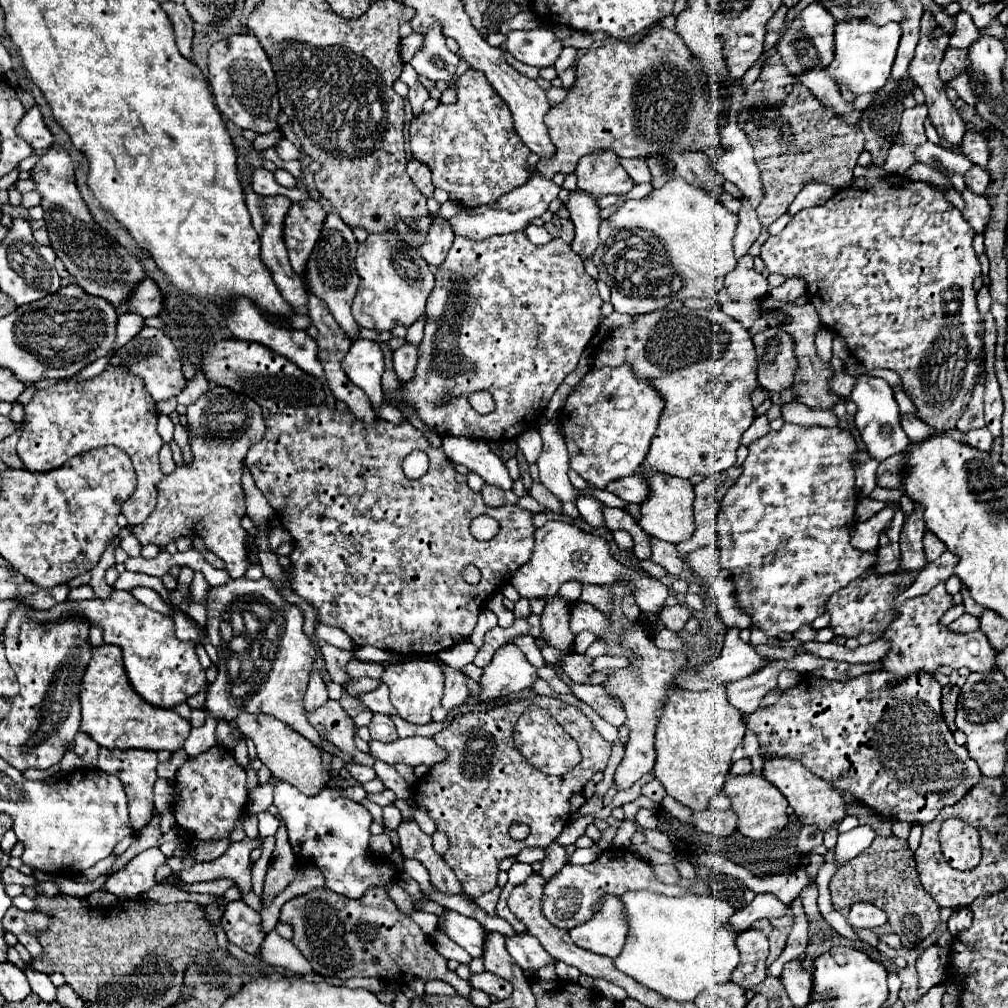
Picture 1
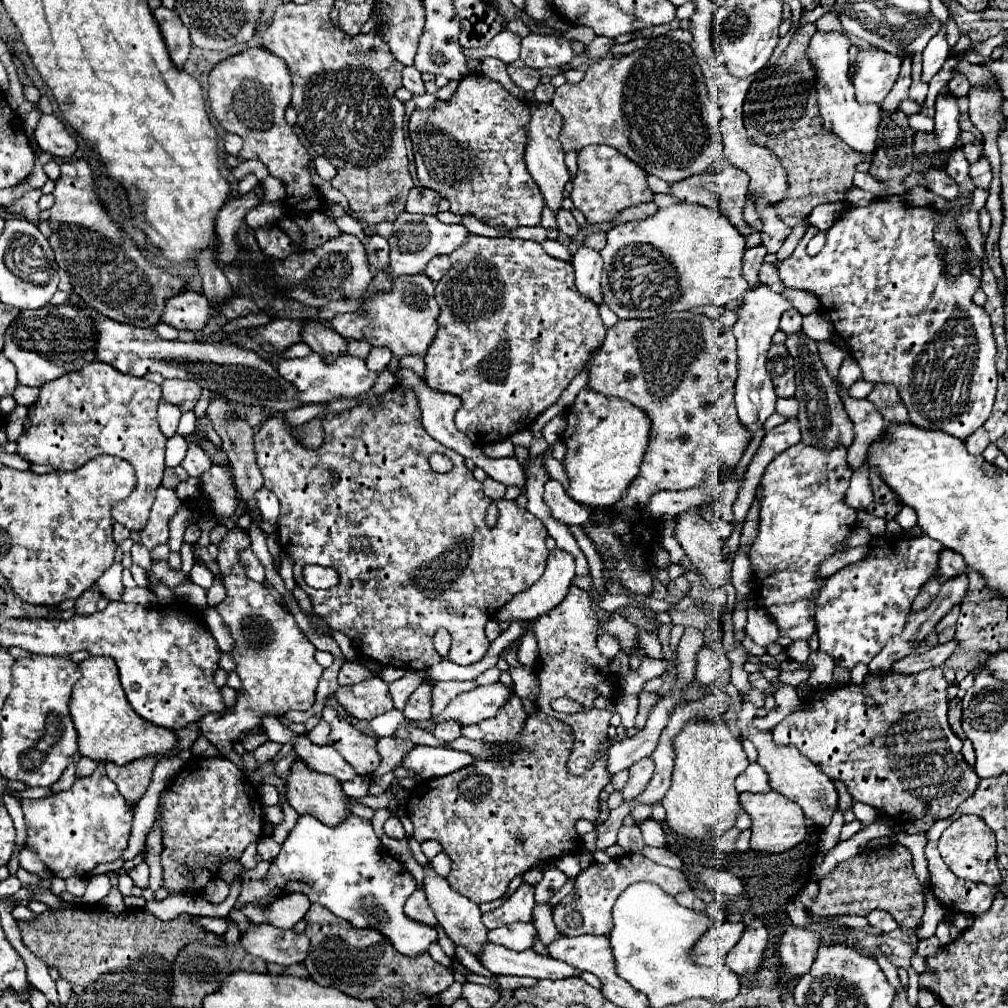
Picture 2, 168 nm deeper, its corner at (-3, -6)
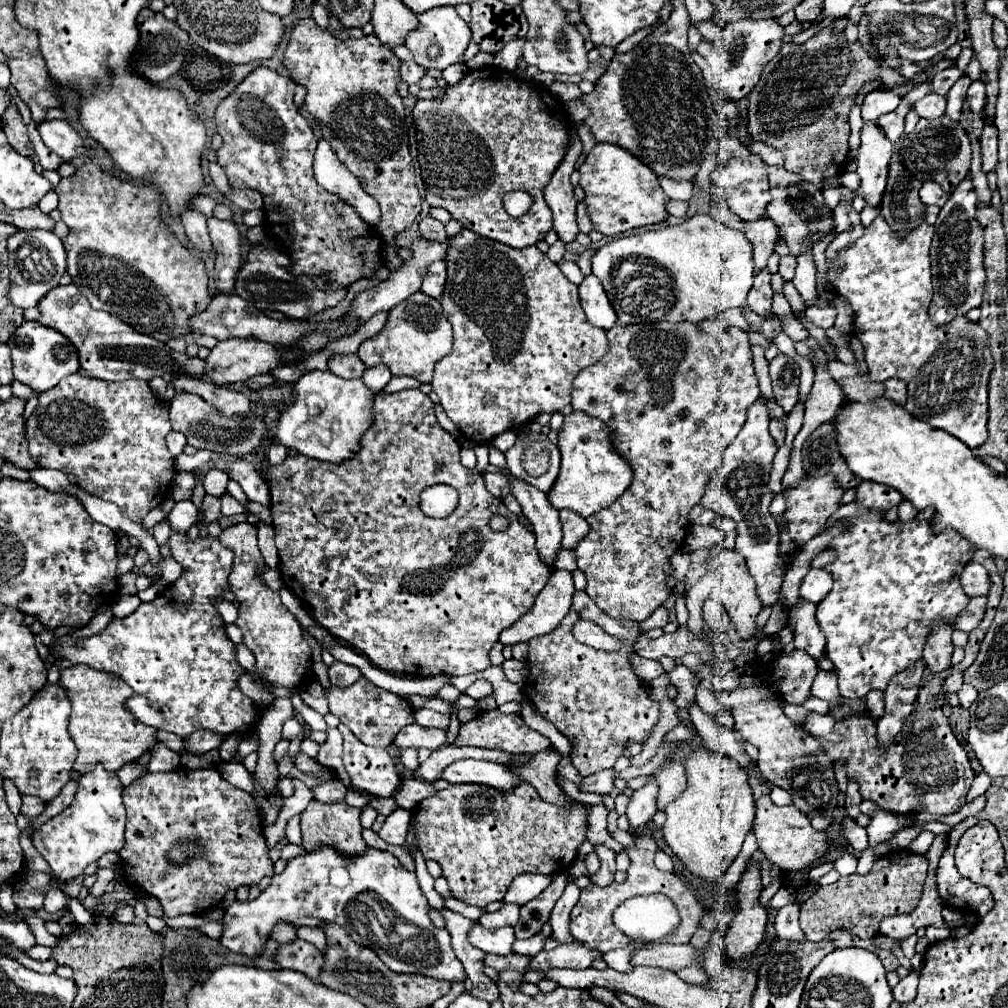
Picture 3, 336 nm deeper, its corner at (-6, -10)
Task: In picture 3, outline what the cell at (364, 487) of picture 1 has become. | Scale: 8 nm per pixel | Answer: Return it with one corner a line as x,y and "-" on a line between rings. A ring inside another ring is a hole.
407,389
399,393
377,393
373,399
373,423
371,427
363,433
363,439
359,441
359,451
347,459
347,463
319,463
317,459
307,459
303,455
291,455
279,465
271,465
267,457
261,459
261,465
265,465
265,481
269,485
271,493
271,513
273,513
273,529
275,529
275,543
279,549
279,571
285,587
297,595
309,609
317,625
327,629
335,639
347,643
349,647
357,649
363,653
375,667
389,671
389,673
407,673
413,677
429,677
429,675
467,675
467,673
477,673
483,671
491,665
489,661
489,649
497,643
499,633
503,627
513,625
521,615
525,615
533,601
535,595
545,587
551,567
539,559
539,551
535,547
535,533
525,529
517,515
513,515
501,499
495,499
483,483
483,475
477,469
467,469
459,461
459,451
461,445
457,439
447,433
435,417
433,403
429,395
421,393
419,389
-
441,463
443,469
435,471
435,465
-
437,483
447,483
459,493
459,505
457,509
445,517
445,519
433,519
427,517
419,509
419,495
423,489
437,485
-
493,513
509,517
509,527
501,533
495,533
489,529
489,517

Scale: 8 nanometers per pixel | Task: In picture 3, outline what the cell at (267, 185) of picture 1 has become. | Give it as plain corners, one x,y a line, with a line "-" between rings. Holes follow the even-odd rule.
217,217
207,219
207,227
209,227
209,235
217,253
215,259
215,283
223,293
233,293
233,283
235,277
239,273
239,267
243,265
243,257
241,257
241,233
237,231
237,223
233,221
221,221

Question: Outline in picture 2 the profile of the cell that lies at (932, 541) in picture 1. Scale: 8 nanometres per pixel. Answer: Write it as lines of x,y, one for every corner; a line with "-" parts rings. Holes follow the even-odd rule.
942,551
940,555
940,573
944,579
954,579
962,573
966,573
966,563
956,551

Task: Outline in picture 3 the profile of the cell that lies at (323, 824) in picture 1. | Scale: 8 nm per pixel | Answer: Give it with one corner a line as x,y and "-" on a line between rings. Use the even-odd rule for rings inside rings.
319,845
315,851
289,859
285,871
275,875
257,899
237,899
225,911
221,943
235,953
257,957
277,921
289,921
295,927
331,921
343,925
355,943
371,947
391,971
423,973
451,983
463,981
463,965
451,951
451,937
445,929
431,925
427,909
417,875
407,871
395,855
367,847
363,855
349,857

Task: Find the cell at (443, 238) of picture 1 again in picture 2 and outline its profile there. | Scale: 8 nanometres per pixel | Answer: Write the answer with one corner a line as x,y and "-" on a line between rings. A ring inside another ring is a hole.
440,255
440,257
436,257
436,259
432,259
432,261
428,263
428,267
424,269
424,275
426,275
428,279
432,279
434,283
438,283
440,277
448,271
448,267
450,267
448,255

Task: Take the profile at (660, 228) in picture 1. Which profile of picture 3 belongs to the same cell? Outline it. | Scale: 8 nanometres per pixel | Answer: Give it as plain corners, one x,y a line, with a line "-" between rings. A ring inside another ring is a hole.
693,215
679,225
667,225
657,231
613,239
609,245
597,249
593,257
593,273
601,279
617,313
617,321
623,325
653,321
697,323
711,319
729,307
741,307
745,305
747,293
753,285
753,271
751,241
745,233
729,229
709,215

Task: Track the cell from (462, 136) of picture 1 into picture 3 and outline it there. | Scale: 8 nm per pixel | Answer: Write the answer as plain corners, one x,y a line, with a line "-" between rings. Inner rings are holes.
485,67
485,69
477,69
477,71
469,71
465,73
465,77
453,85
453,87
447,87
447,93
443,99
429,99
429,101
423,101
419,99
413,107
413,121
415,121
415,129
417,129
417,151
419,151
419,165
421,165
421,175
423,175
423,181
425,181
425,189
427,189
427,195
425,195
425,201
431,205
431,207
443,207
451,213
453,219
457,219
459,223
463,223
463,227
479,233
479,235
485,235
489,239
495,239
499,243
505,243
505,245
511,245
511,247
527,247
527,245
535,245
537,241
545,239
547,231
551,229
553,221
551,221
551,209
547,207
547,203
543,201
543,187
547,185
551,173
557,169
557,165
561,163
563,155
565,155
565,149
567,149
567,111
565,111
565,103
559,105
559,101
555,101
555,97
543,89
543,87
533,87
531,83
525,83
521,79
517,79
515,75
503,71
503,69
497,69
497,67
-
511,191
525,191
533,197
533,205
529,207
529,211
521,217
511,217
505,207
503,207
503,197

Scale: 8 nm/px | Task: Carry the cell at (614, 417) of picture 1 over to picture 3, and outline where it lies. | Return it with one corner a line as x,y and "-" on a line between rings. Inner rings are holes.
571,411
565,415
559,431
559,451
561,471
555,487
547,493
555,509
571,509
583,517
589,517
615,503
615,499
631,485
631,465
623,461
623,455
617,455
611,443
611,427
599,423
599,419
589,419
583,411

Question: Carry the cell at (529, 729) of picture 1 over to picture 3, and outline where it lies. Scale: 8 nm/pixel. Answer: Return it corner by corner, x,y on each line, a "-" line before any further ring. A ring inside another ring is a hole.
575,591
573,605
559,627
529,641
527,679
531,681
525,681
523,691
545,719
557,725
561,733
577,741
571,763
581,777
613,767
615,759
623,755
627,741
643,743
659,719
659,705
647,697
645,683
639,681
629,663
629,653
633,651
637,635
641,635
639,623
611,619
595,607
595,601
585,591
-
577,621
593,621
607,633
621,633
621,639
627,643
615,653
587,647
573,637
573,625

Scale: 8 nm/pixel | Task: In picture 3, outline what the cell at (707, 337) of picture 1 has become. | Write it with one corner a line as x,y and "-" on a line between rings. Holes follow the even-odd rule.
707,319
703,323
687,323
687,321
667,323
667,321
657,321
653,325
619,325
617,323
615,327
611,327
611,331
607,331
607,339
609,339
609,353
603,355
595,365
583,369
575,377
575,385
573,385
573,393
571,393
573,395
571,407
573,409
579,409
579,411
585,411
591,417
601,419
603,423
607,423
613,429
613,445
629,461
629,465
633,467
633,481
629,485
629,489
611,507
595,513
593,517
587,517
587,521
589,521
589,533
581,539
579,547
575,549
575,555
577,555
577,567
587,575
587,589
585,589
587,595
609,617
643,621
643,619
647,619
655,611
655,607
663,605
665,599
669,597
669,591
665,587
665,577
671,573
669,557
683,545
683,539
685,539
687,529
689,529
689,513
691,513
691,509
699,503
711,471
715,471
715,467
719,467
721,457
723,457
723,451
737,437
741,425
745,423
745,411
747,411
747,407
761,393
759,393
757,377
755,377
755,371
753,371
751,345
747,341
745,331
727,325
723,319

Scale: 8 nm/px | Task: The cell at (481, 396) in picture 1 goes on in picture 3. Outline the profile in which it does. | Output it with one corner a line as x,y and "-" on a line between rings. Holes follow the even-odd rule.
489,465
487,471
501,473
509,479
509,487
511,487
511,495
515,495
515,499
519,501
523,515
531,521
533,531
537,535
537,551
543,557
545,563
553,565
555,561
555,553
561,547
561,521
559,521
559,511
555,507
551,507
549,499
545,493
541,493
539,489
535,489
533,485
525,483
523,479
505,473
503,469

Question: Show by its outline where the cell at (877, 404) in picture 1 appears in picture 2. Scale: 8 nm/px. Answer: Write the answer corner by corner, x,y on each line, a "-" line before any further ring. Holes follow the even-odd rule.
878,383
878,385
872,389
872,393
868,395
868,401
872,401
876,407
882,405
882,403
888,403
888,401
898,401
898,399
900,399
900,397
898,397
898,391
896,391
896,387
890,385
890,383

